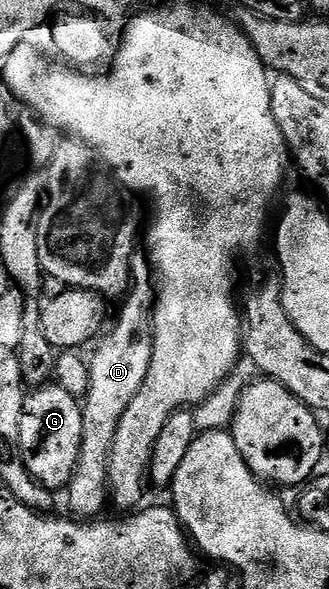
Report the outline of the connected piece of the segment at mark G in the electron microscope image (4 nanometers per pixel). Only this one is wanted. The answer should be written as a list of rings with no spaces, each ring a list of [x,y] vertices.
[[[55,383],[33,388],[25,396],[22,407],[22,424],[18,427],[22,442],[22,459],[28,468],[28,474],[40,482],[49,491],[63,490],[76,470],[80,444],[82,443],[82,405],[70,391],[62,391],[62,387]]]

